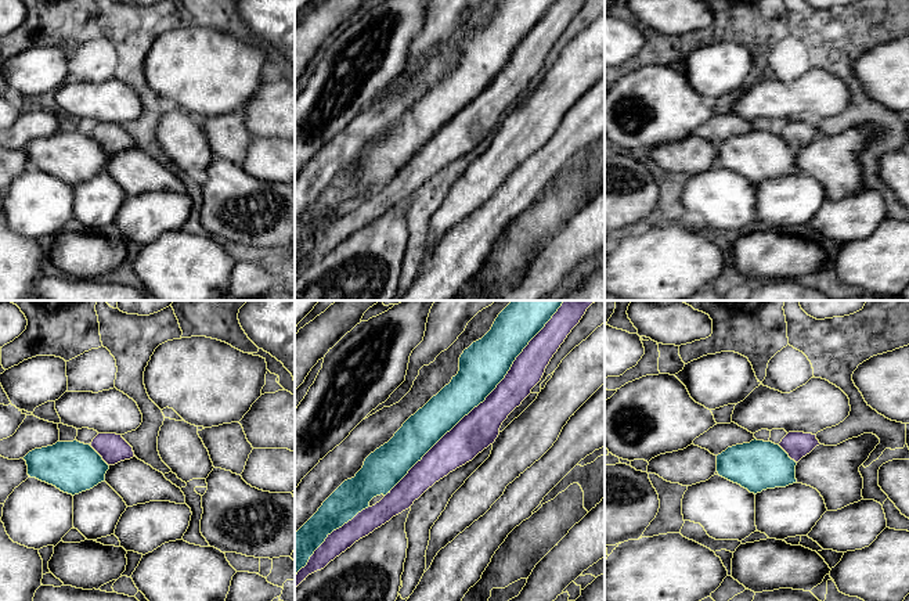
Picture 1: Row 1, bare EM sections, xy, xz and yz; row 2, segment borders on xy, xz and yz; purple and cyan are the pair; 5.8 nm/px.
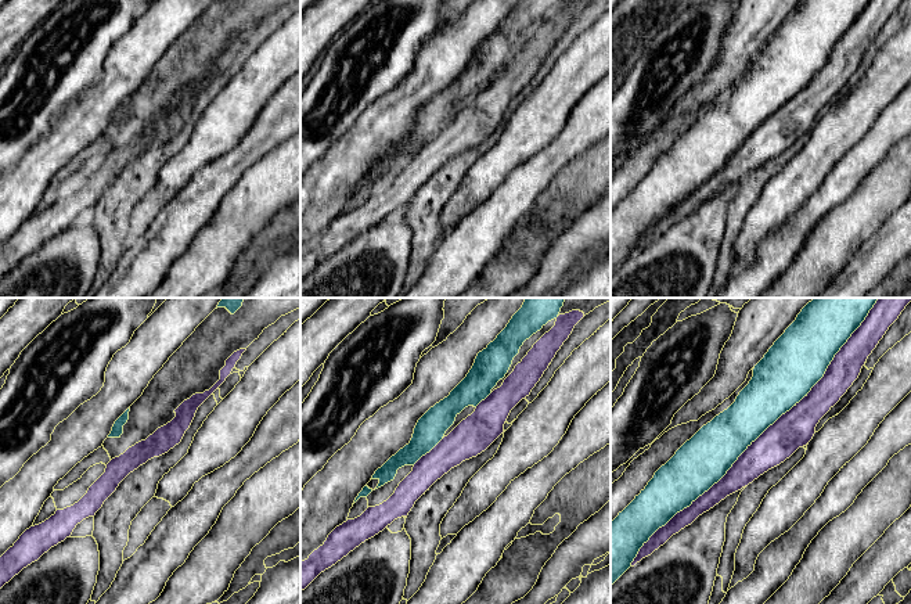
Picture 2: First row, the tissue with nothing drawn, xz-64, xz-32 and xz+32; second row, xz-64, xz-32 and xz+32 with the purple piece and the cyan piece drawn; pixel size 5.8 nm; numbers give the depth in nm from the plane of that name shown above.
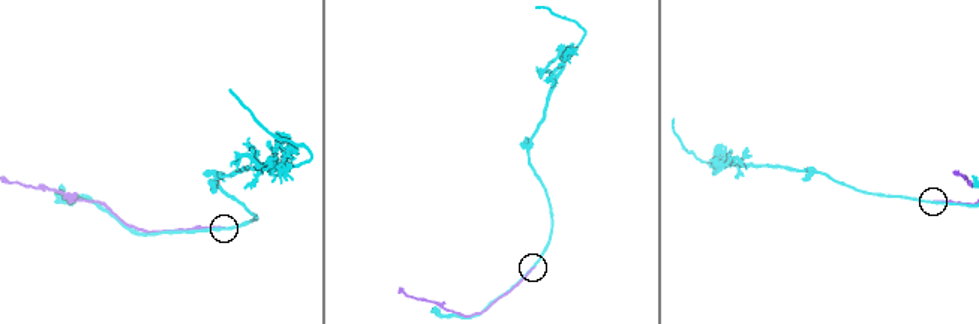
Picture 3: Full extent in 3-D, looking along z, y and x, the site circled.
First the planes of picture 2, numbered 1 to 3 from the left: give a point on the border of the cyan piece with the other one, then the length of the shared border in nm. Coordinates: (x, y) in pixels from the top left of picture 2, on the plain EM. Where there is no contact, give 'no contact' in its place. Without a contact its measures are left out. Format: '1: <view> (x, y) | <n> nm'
1: no contact
2: xz-32 (429, 141) | 240 nm
3: xz+32 (753, 132) | 2000 nm

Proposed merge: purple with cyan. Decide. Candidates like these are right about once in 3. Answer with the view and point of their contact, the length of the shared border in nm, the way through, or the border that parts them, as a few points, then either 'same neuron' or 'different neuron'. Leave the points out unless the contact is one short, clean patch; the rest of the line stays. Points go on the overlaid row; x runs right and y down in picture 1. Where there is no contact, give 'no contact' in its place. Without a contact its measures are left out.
meets purple in xz at (484, 400); contact 1550 nm long; different neuron

